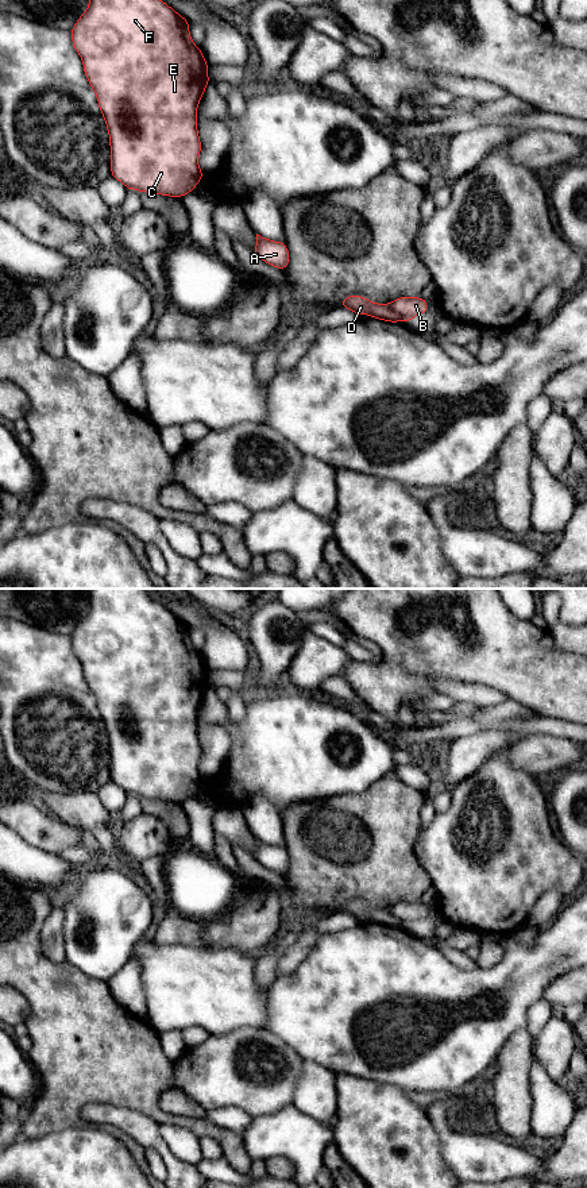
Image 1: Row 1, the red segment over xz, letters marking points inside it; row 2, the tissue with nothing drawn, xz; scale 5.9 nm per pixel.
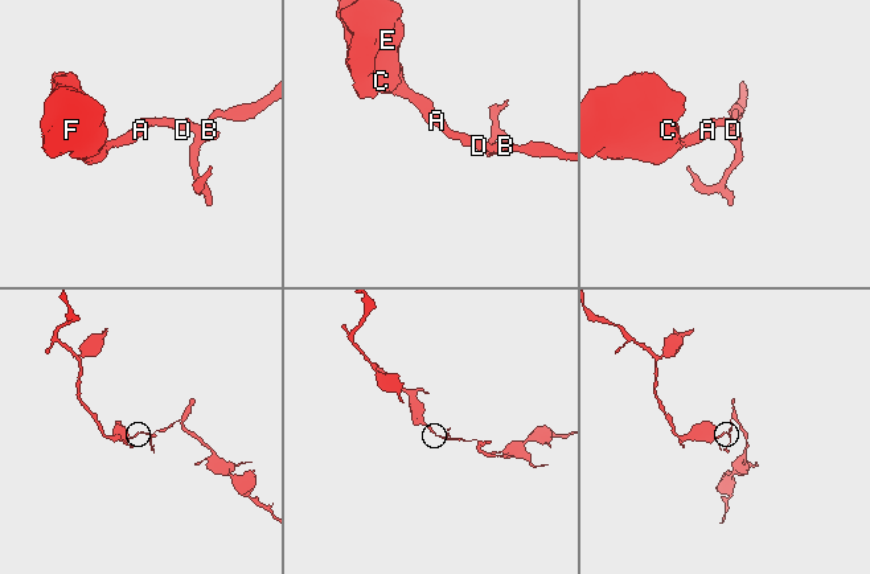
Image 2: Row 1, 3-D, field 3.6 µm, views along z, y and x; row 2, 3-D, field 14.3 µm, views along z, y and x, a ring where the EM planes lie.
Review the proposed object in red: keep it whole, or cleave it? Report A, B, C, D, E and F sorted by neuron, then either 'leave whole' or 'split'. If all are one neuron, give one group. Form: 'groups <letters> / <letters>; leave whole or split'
groups A C D E F / B; split

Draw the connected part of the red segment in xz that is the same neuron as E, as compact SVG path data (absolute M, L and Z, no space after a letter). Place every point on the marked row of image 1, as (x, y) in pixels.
M89 0L70 32L107 124L112 177L128 190L178 198L193 192L204 177L198 166L197 108L211 81L209 66L190 36L189 22L162 0Z

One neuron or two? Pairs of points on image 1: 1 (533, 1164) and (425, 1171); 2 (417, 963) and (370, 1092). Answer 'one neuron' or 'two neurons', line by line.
1: two neurons
2: two neurons

